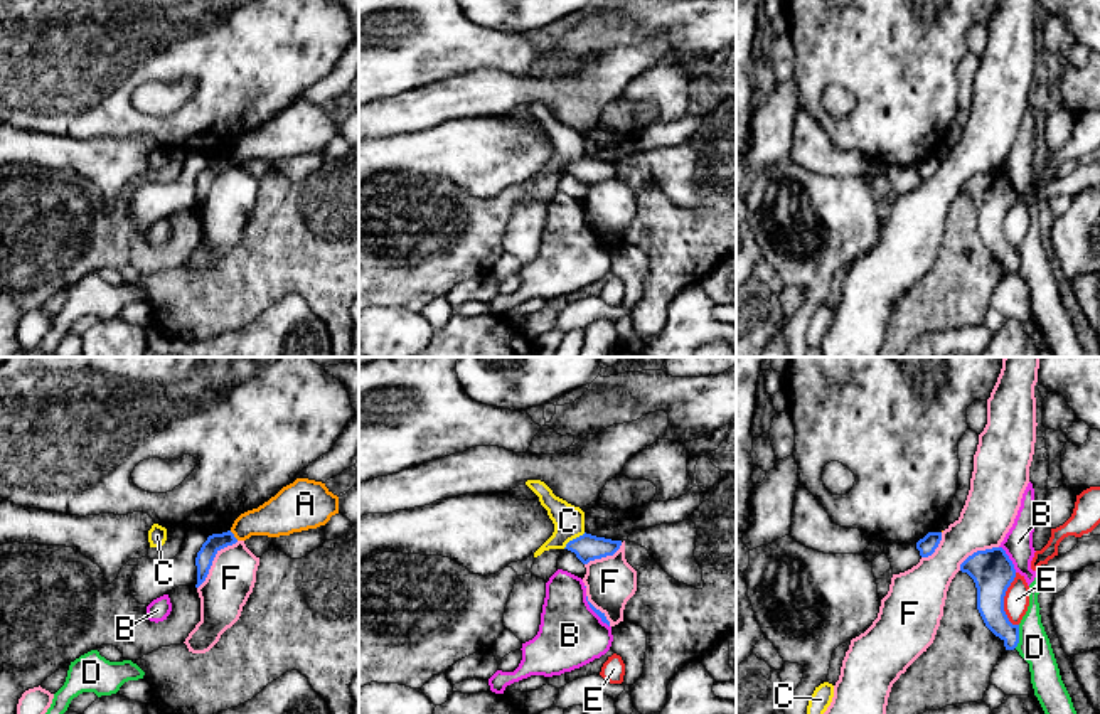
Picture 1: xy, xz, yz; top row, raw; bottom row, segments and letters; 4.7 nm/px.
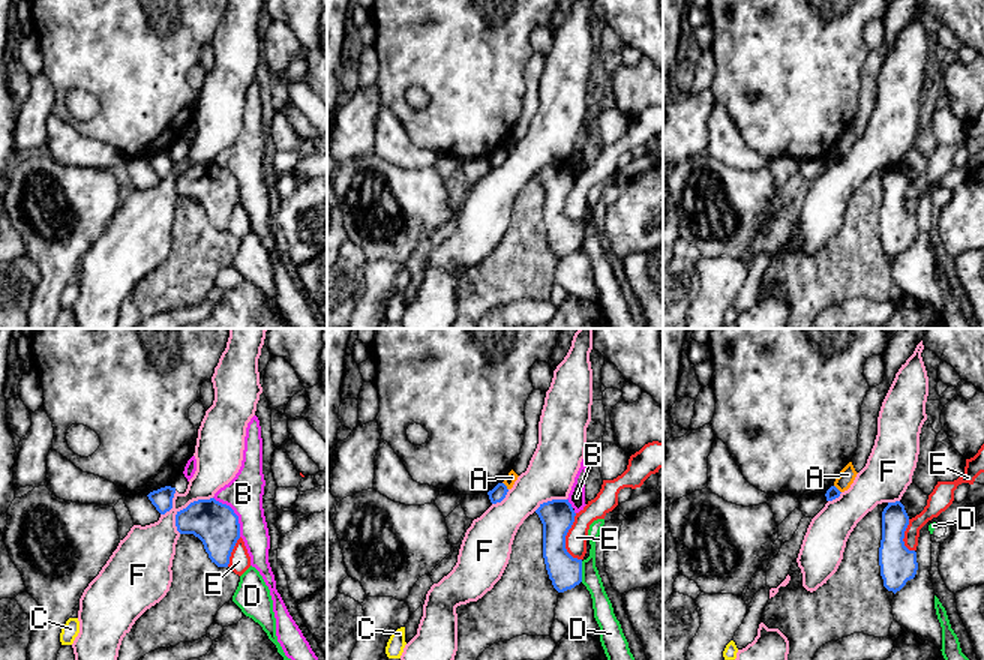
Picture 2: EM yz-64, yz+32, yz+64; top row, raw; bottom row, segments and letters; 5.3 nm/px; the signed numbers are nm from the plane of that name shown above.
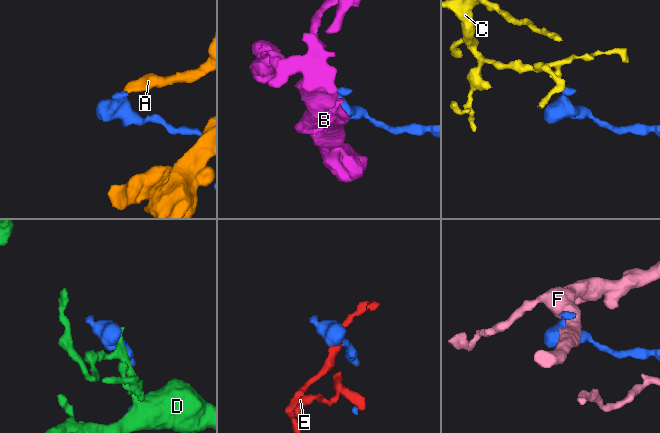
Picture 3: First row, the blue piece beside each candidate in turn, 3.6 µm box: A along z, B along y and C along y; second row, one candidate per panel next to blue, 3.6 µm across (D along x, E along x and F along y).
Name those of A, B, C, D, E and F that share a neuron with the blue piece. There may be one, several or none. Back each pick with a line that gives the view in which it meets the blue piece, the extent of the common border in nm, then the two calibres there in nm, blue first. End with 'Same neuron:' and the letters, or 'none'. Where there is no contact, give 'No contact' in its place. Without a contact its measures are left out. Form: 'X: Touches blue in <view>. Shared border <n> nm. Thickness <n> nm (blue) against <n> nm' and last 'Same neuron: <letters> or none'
Same neuron: none

